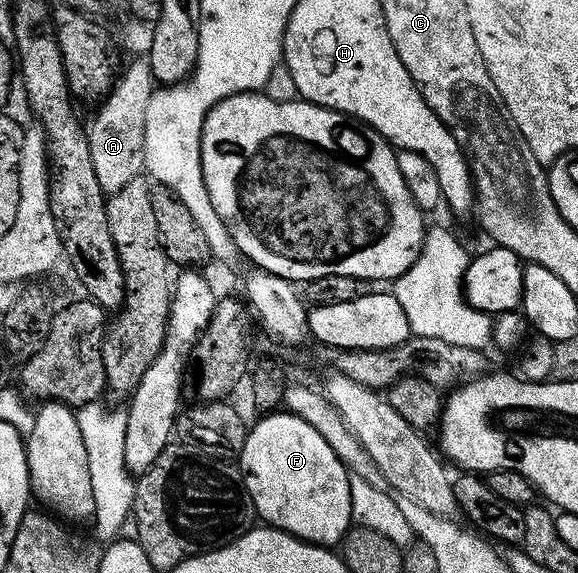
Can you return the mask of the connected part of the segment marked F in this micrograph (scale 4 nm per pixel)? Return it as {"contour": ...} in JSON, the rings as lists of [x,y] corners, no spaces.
{"contour":[[[281,409],[276,413],[262,415],[256,420],[257,424],[250,426],[245,432],[245,444],[239,456],[239,466],[245,480],[245,491],[251,497],[253,510],[261,515],[266,524],[285,531],[296,539],[304,539],[307,543],[316,543],[319,547],[332,548],[340,544],[341,538],[349,531],[353,523],[351,513],[350,472],[344,463],[319,437],[319,429],[307,425],[297,415],[290,415]]]}

